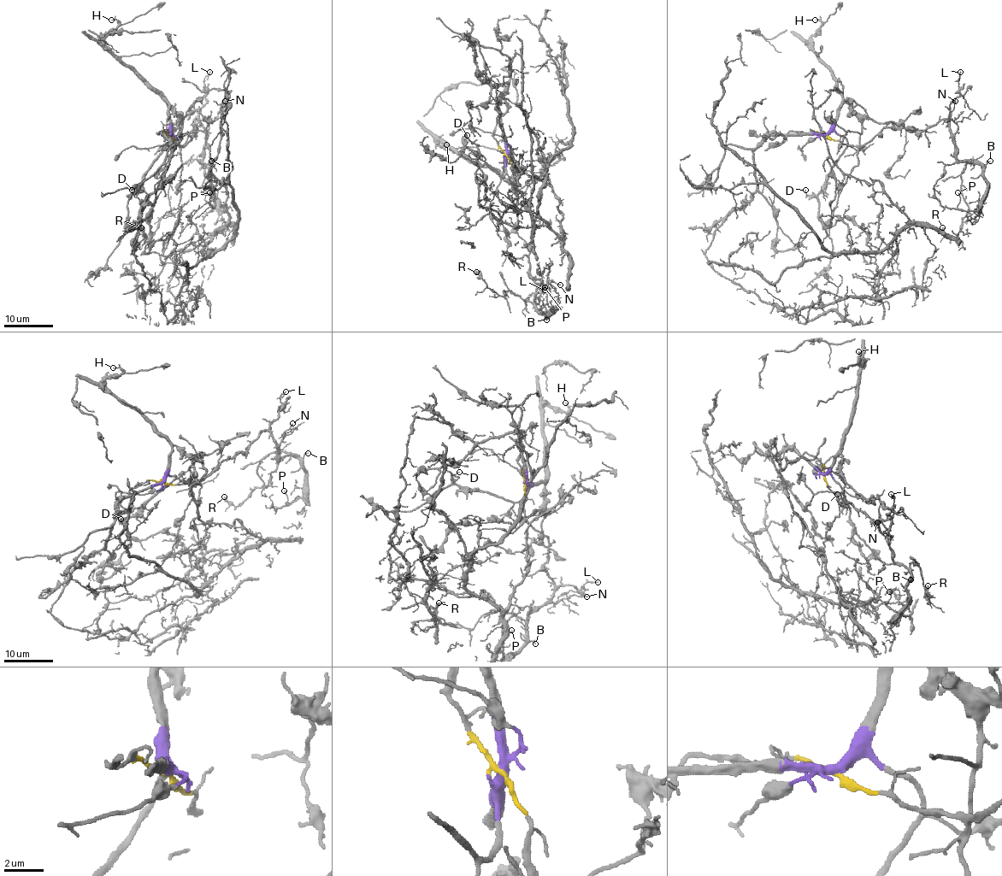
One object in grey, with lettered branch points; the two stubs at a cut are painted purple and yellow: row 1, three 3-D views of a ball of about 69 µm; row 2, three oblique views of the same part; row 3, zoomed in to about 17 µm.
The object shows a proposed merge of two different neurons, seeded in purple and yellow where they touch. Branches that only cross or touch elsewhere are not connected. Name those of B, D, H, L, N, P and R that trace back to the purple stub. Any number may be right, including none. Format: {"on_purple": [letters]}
{"on_purple": ["D", "H"]}

